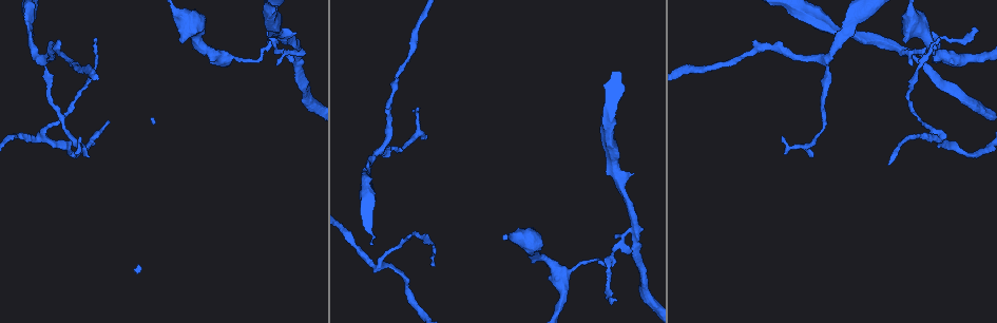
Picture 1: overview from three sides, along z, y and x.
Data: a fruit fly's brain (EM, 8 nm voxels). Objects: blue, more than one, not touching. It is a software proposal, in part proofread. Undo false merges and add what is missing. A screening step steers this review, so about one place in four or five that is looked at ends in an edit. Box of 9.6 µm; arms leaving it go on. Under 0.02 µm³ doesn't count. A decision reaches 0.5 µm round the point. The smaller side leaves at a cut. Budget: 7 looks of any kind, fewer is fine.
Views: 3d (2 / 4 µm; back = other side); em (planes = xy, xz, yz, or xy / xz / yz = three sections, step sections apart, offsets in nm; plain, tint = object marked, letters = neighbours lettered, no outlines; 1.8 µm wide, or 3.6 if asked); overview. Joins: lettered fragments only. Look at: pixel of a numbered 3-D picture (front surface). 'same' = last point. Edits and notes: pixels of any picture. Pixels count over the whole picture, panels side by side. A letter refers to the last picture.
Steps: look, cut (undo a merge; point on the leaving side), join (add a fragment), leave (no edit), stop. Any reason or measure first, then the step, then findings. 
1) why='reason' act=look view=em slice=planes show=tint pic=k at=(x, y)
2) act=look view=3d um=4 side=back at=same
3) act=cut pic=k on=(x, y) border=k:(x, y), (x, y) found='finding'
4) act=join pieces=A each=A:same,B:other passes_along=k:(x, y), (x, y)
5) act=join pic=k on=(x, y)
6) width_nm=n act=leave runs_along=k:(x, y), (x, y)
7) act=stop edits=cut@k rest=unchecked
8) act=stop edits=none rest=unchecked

why='tapers out' act=look view=3d um=4 pic=1 at=(781, 138)

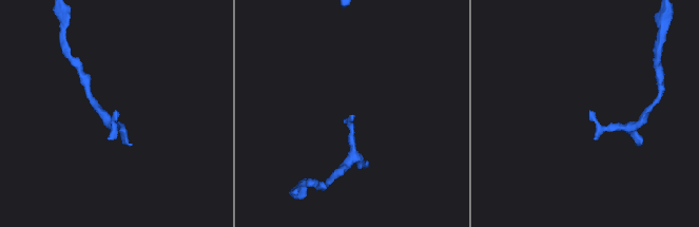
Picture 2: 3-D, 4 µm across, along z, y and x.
act=look view=em slice=xz step=8 show=letters pic=2 at=(588, 112)

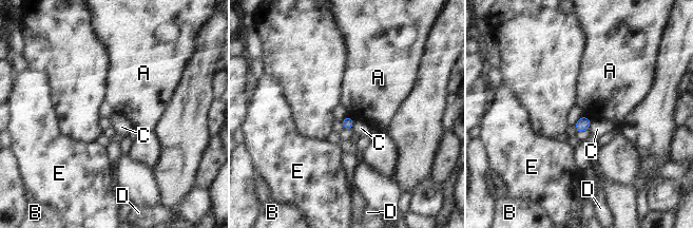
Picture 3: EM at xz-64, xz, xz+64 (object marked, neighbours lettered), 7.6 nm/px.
act=leave each=A:other,B:other,C:other,D:other,E:other border=3:(354, 119), (350, 129) found='no lettered fragment goes on from it'

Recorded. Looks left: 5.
why='long arm stops here' act=look view=em slice=planes show=letters pic=1 at=(435, 266)

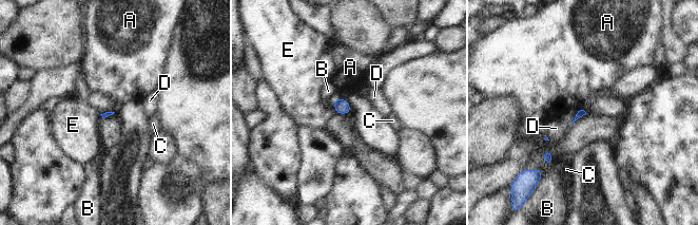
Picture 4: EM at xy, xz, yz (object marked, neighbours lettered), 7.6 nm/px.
act=leave each=A:other,B:other,C:other,D:other,E:other border=4:(583, 109), (578, 111) found='none of them fits'

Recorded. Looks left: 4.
why='thick turns thin' act=look view=em um=3.6 slice=planes show=tint pic=1 at=(912, 14)

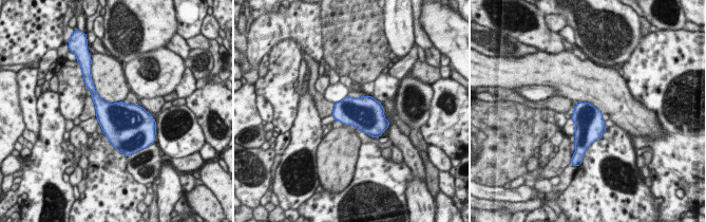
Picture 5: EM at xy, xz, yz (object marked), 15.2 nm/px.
why='what lies round it' act=look view=em um=3.6 slice=planes show=letters at=same

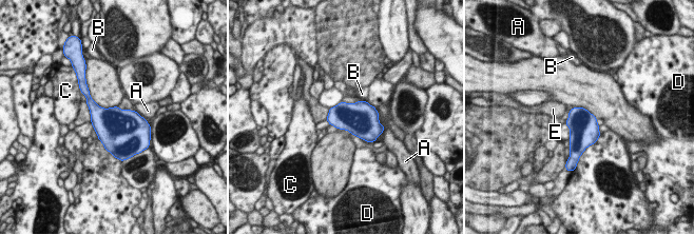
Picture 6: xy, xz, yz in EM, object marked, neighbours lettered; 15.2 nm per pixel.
longest_contact=E:280nm act=leave each=A:other,B:other,C:other,D:other,E:other found='one neuron here'

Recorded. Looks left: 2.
act=stop edits=none rest=unchecked

